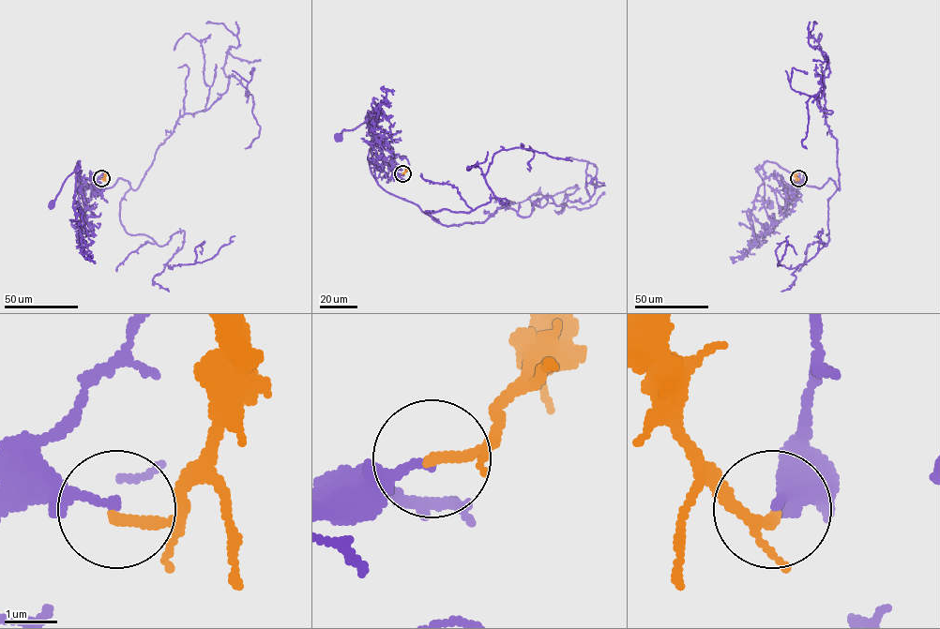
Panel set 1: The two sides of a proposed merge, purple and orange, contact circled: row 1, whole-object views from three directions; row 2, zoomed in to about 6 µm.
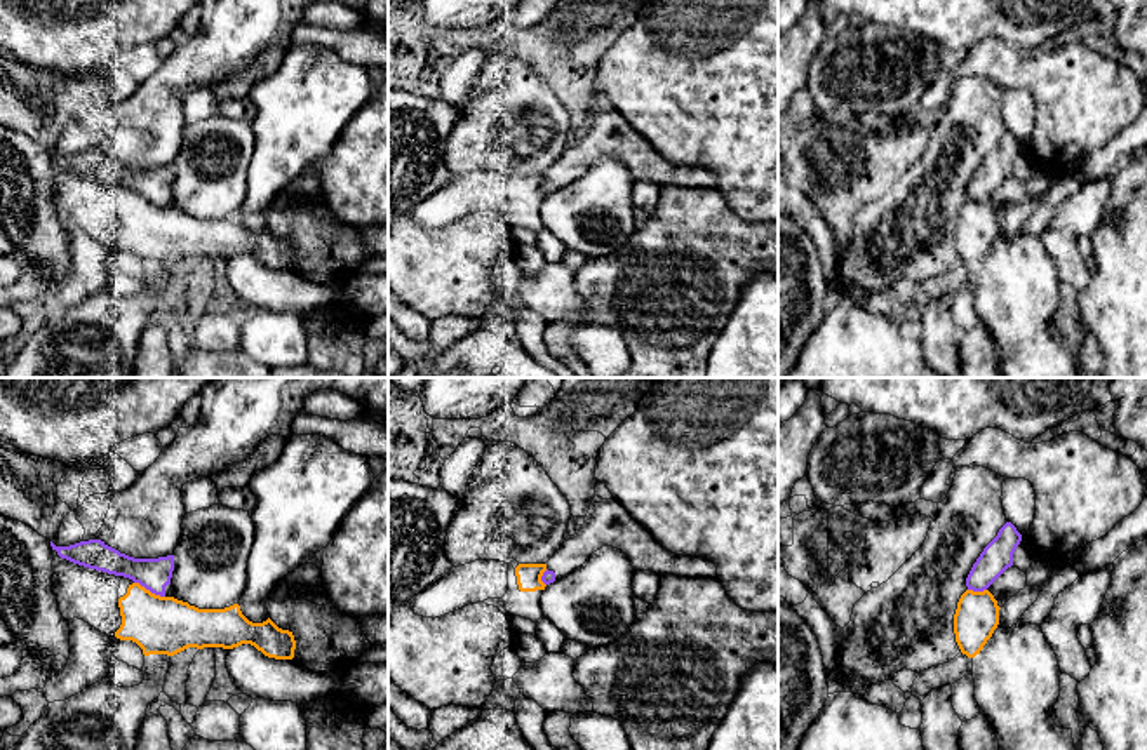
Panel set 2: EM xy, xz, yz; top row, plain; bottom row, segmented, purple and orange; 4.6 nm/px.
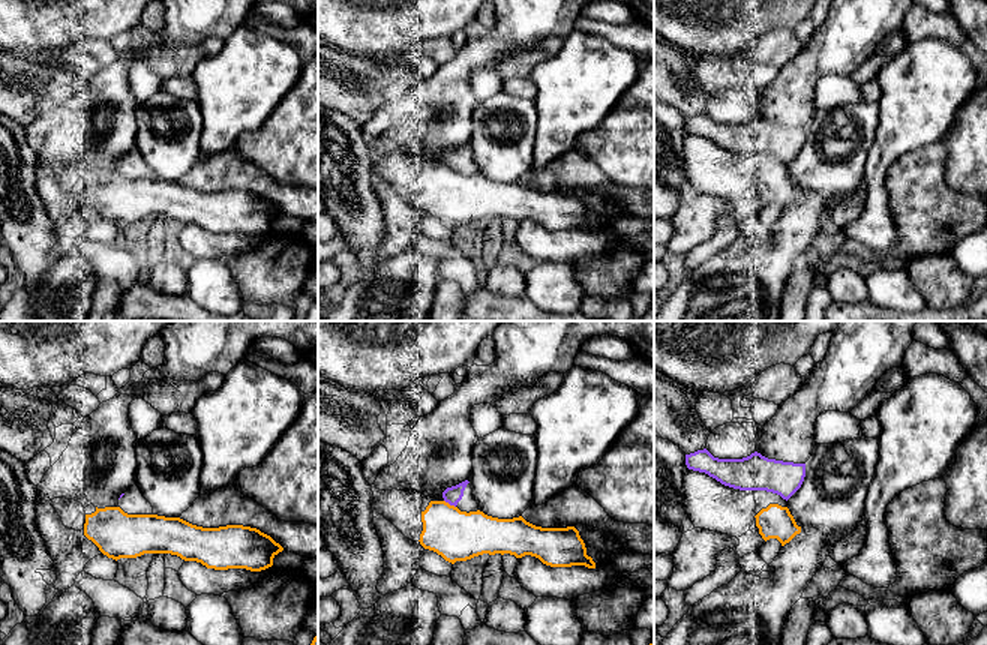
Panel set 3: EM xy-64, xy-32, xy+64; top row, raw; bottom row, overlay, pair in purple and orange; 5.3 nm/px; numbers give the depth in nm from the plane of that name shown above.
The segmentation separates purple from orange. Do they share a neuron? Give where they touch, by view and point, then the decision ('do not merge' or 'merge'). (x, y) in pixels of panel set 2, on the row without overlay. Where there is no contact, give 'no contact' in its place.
xy (150, 200) | do not merge

